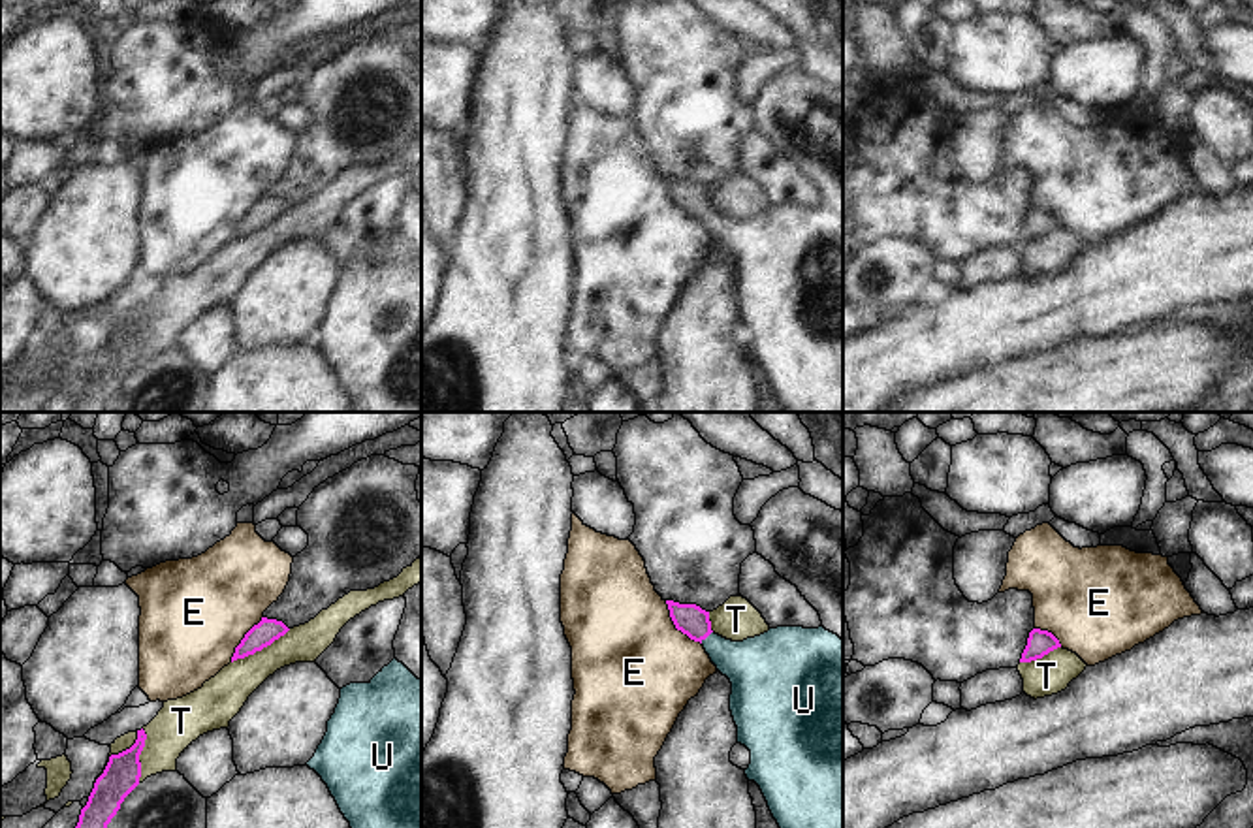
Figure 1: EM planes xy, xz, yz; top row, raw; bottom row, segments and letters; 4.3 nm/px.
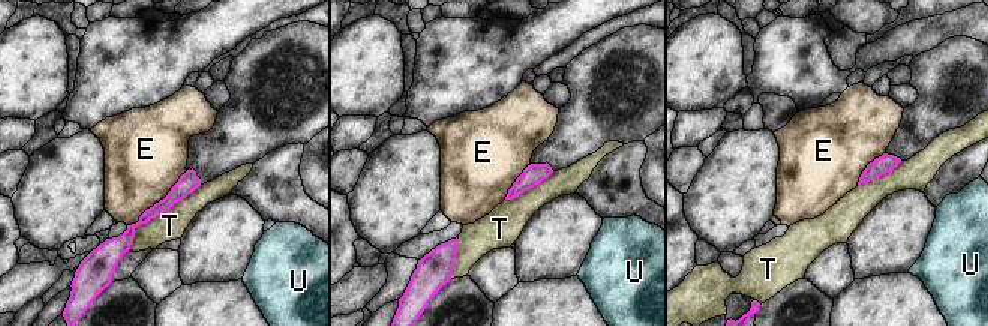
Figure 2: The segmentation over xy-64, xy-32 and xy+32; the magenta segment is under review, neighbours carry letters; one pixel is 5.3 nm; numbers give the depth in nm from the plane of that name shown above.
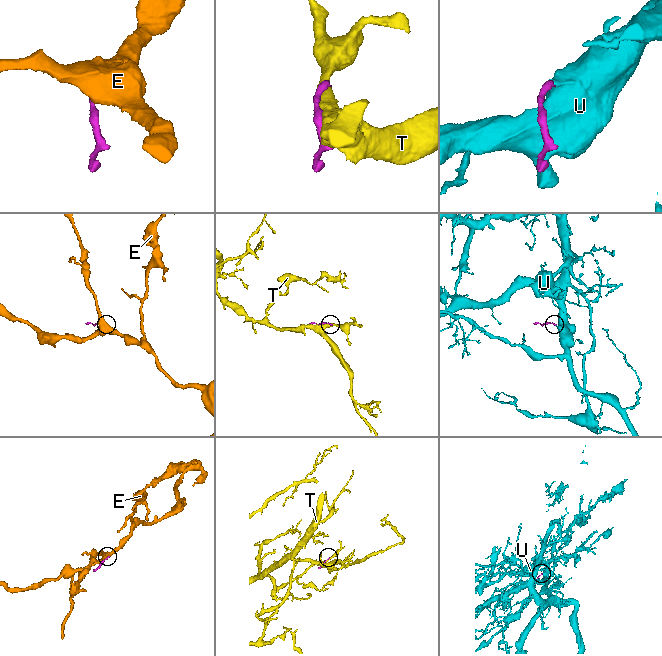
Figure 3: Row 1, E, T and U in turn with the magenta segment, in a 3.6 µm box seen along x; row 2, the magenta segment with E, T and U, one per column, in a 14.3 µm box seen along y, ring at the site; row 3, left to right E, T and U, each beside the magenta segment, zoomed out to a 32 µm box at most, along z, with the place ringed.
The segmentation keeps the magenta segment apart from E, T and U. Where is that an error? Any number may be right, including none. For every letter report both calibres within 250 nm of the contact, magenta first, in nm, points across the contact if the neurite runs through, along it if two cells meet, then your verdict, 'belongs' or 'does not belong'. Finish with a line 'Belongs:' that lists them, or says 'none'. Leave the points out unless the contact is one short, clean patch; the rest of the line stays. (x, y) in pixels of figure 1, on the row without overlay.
E: 140/500 nm | does not belong
T: 110/180 nm | does not belong
U: 140/260 nm | across xz (691, 198), (706, 215), (729, 236), (755, 245) | belongs
Belongs: U

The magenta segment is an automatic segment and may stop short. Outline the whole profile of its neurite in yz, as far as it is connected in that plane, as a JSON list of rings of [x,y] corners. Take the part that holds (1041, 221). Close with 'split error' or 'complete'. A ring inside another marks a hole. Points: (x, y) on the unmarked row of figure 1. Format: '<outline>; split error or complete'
[[[1033,207],[1029,211],[1027,224],[1022,231],[1020,241],[1031,241],[1031,239],[1042,237],[1044,233],[1048,233],[1057,226],[1061,226],[1061,222],[1052,211]]]; complete

